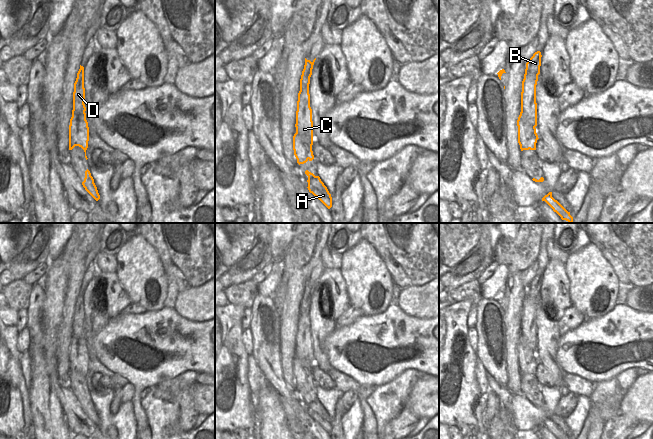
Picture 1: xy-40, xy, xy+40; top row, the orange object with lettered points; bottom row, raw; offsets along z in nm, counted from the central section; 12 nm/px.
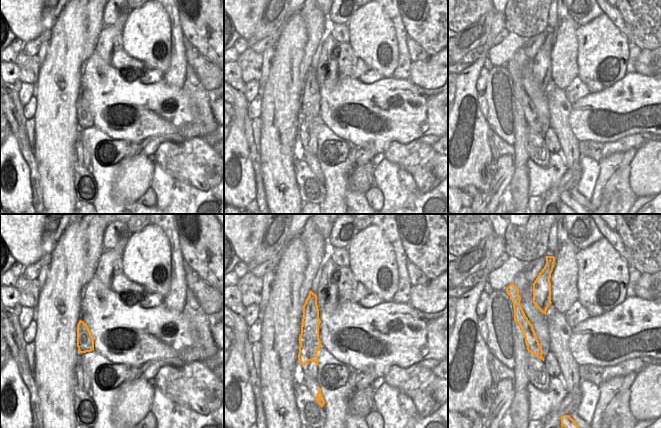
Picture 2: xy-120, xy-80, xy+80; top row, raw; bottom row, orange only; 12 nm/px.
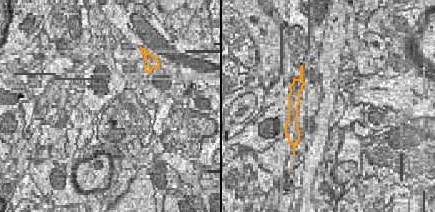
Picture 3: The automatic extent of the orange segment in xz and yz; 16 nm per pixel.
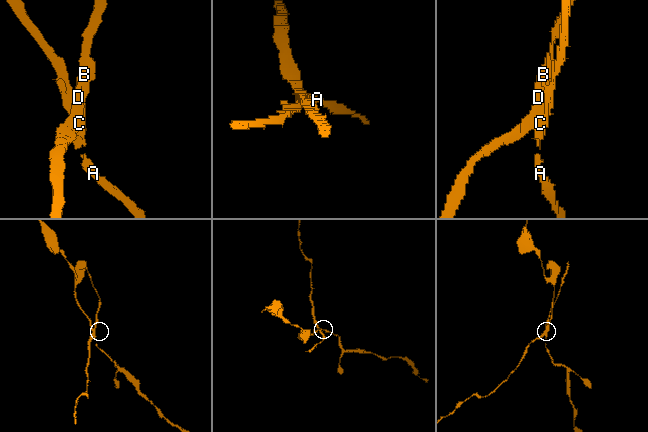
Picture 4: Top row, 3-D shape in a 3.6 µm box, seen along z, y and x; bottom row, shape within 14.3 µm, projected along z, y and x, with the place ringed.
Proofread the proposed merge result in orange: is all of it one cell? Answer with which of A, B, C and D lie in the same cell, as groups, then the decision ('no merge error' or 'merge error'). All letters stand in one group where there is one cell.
A / B C D; merge error

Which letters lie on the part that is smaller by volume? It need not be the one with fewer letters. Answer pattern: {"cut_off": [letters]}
{"cut_off": ["B", "C", "D"]}

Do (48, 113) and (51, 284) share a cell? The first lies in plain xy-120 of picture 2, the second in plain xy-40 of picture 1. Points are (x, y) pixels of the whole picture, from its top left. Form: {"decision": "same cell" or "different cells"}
{"decision": "same cell"}

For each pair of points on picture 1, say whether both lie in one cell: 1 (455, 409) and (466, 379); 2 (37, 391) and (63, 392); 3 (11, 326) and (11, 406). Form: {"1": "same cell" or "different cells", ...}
{"1": "same cell", "2": "different cells", "3": "same cell"}

